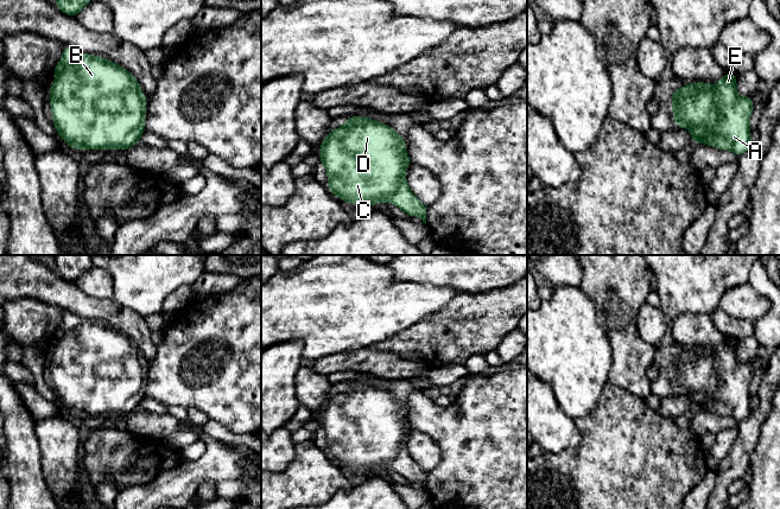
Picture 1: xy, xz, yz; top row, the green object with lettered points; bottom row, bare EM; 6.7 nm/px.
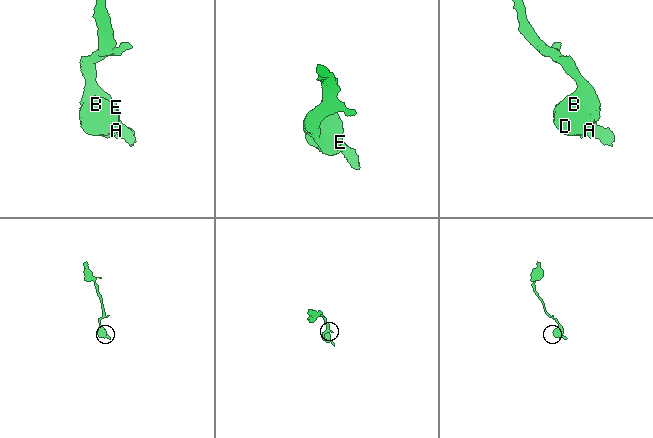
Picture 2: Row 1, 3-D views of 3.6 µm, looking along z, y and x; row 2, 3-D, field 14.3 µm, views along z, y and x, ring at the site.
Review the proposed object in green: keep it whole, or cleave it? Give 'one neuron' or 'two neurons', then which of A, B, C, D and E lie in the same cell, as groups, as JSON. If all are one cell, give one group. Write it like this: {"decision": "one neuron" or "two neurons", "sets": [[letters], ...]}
{"decision": "one neuron", "sets": [["A", "B", "C", "D", "E"]]}

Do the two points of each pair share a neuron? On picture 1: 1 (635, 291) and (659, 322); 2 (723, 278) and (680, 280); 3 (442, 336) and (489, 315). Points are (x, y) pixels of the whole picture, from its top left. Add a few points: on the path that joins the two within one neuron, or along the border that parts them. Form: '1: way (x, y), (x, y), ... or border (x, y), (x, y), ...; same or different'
1: border (646, 300), (636, 317), (638, 330); different
2: way (712, 278), (691, 278); same
3: way (454, 333), (470, 324), (477, 323); same

